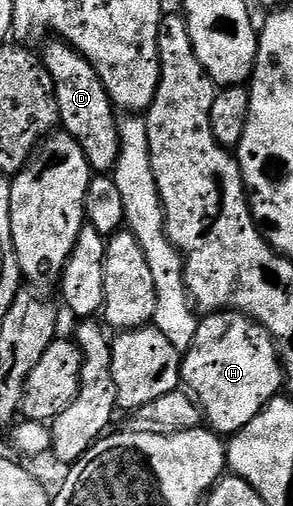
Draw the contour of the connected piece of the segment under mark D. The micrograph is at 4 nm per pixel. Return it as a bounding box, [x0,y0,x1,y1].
[42,41,120,172]

